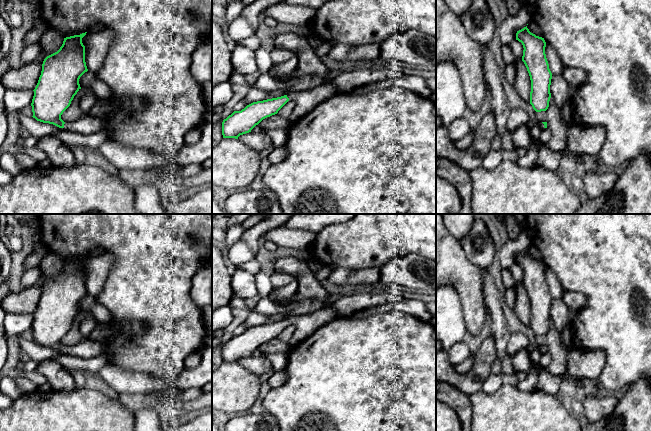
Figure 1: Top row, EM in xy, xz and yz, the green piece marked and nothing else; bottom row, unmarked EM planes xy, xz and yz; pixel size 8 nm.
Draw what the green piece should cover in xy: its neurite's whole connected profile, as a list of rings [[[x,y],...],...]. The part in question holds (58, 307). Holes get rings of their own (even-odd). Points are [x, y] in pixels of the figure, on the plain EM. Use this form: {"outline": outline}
{"outline": [[[87,256],[64,262],[60,273],[47,280],[42,288],[42,295],[38,307],[35,311],[32,323],[33,342],[43,347],[53,348],[68,355],[88,359],[100,355],[106,355],[107,346],[104,342],[94,341],[86,338],[73,346],[64,346],[61,343],[63,336],[70,330],[71,325],[81,313],[79,308],[80,301],[88,295],[85,286],[85,270],[82,262]]]}

